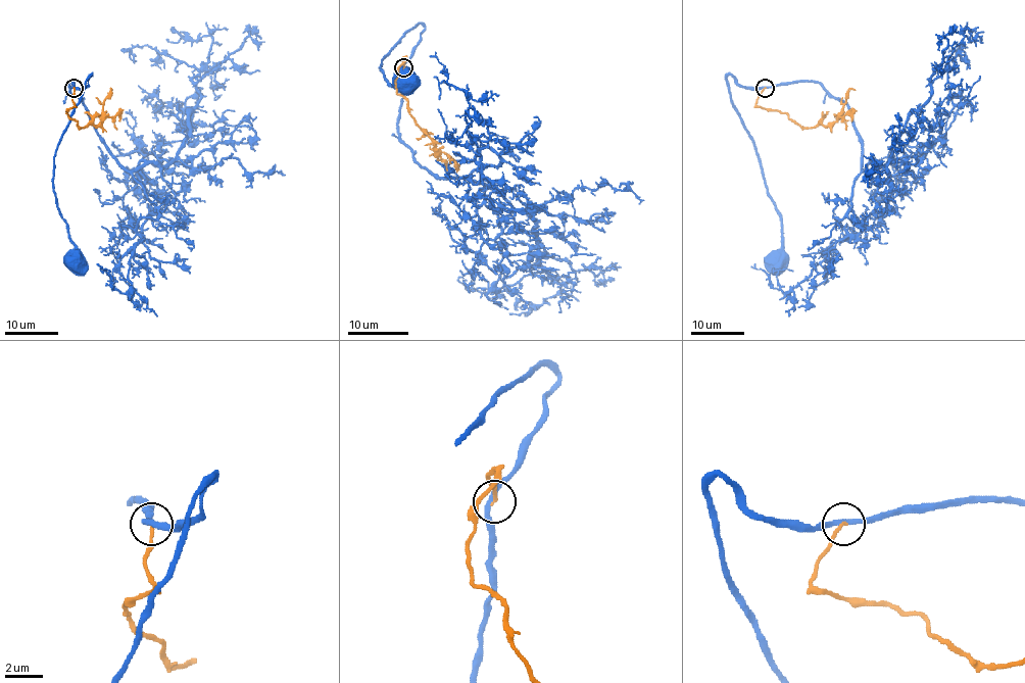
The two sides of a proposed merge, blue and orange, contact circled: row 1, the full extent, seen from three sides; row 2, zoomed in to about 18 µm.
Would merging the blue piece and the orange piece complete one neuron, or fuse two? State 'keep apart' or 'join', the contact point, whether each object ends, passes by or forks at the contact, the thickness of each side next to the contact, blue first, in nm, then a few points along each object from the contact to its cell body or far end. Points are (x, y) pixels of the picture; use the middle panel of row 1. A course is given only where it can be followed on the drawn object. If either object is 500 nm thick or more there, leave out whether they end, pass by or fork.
keep apart; at (403, 67); blue passes by; orange ends there; 260 nm thick on the blue side, 170 nm on the other; blue runs (403, 67), (425, 28), (420, 23), (381, 63), (393, 86), (405, 86), (399, 81); orange runs (403, 67), (402, 58), (396, 92), (406, 99), (409, 114), (432, 141), (437, 157), (444, 162), (447, 169)

